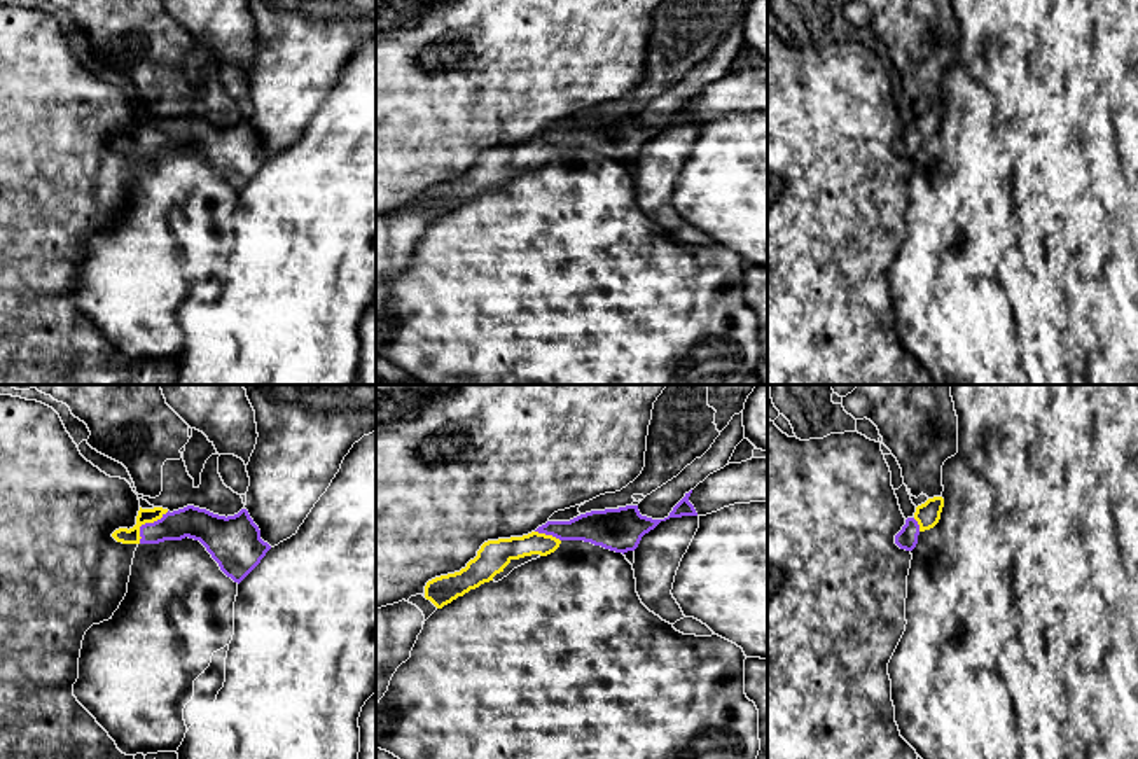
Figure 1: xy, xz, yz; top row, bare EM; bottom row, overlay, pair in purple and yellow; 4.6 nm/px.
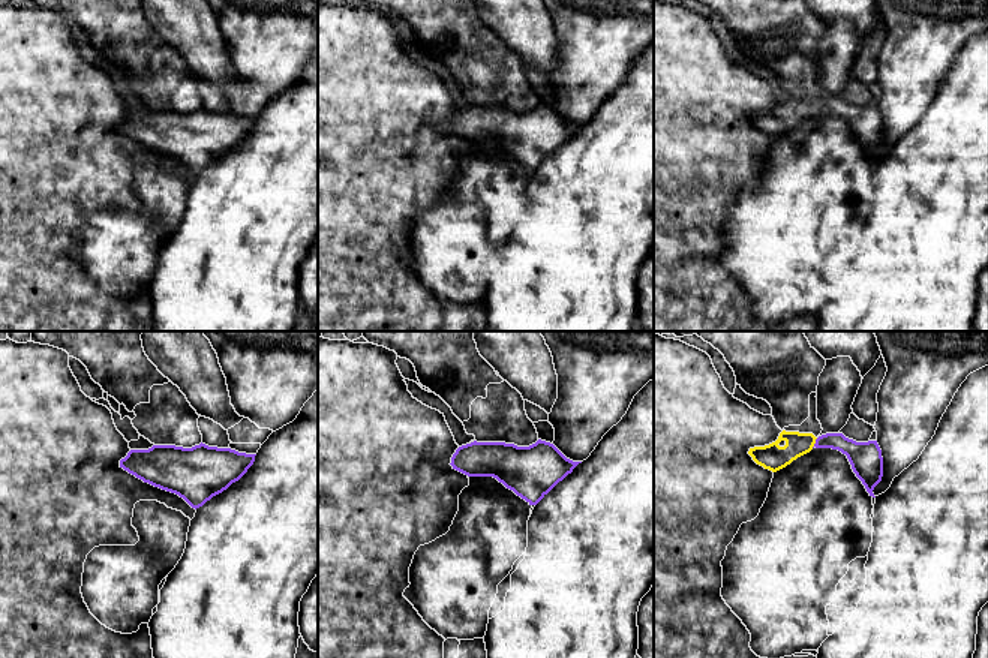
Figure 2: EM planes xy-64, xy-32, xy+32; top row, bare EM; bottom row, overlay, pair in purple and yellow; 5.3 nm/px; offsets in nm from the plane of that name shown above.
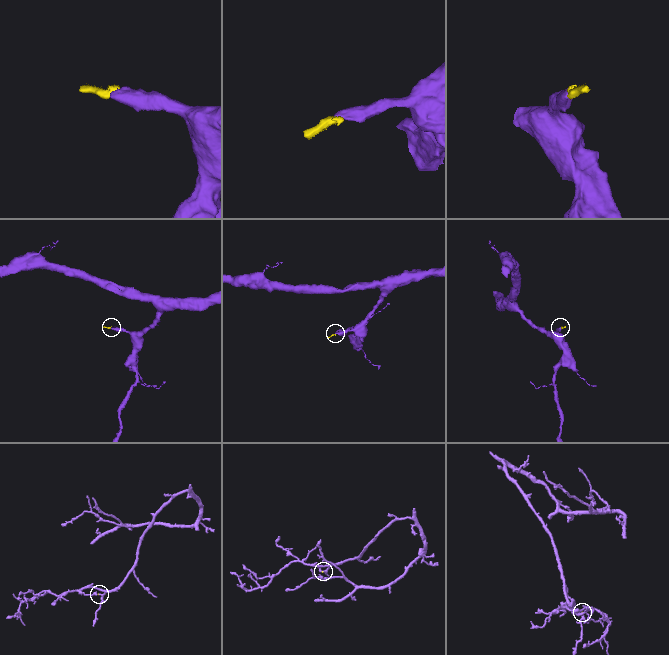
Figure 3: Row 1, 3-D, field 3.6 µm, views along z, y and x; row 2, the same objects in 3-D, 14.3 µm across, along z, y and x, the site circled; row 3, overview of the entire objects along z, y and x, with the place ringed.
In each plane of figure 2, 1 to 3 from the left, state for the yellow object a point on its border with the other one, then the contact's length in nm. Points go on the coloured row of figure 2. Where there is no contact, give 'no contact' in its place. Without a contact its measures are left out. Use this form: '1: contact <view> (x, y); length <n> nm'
1: no contact
2: no contact
3: contact xy+32 (816, 442); length 70 nm

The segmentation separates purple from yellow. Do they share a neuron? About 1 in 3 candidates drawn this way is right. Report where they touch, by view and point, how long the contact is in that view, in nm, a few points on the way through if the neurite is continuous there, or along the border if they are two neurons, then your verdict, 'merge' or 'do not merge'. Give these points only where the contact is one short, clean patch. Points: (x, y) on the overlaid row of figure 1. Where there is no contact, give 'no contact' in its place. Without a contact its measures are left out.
contact xy (145, 523); length 200 nm; way xy (191, 522), (145, 523), (131, 536), (124, 536); merge

